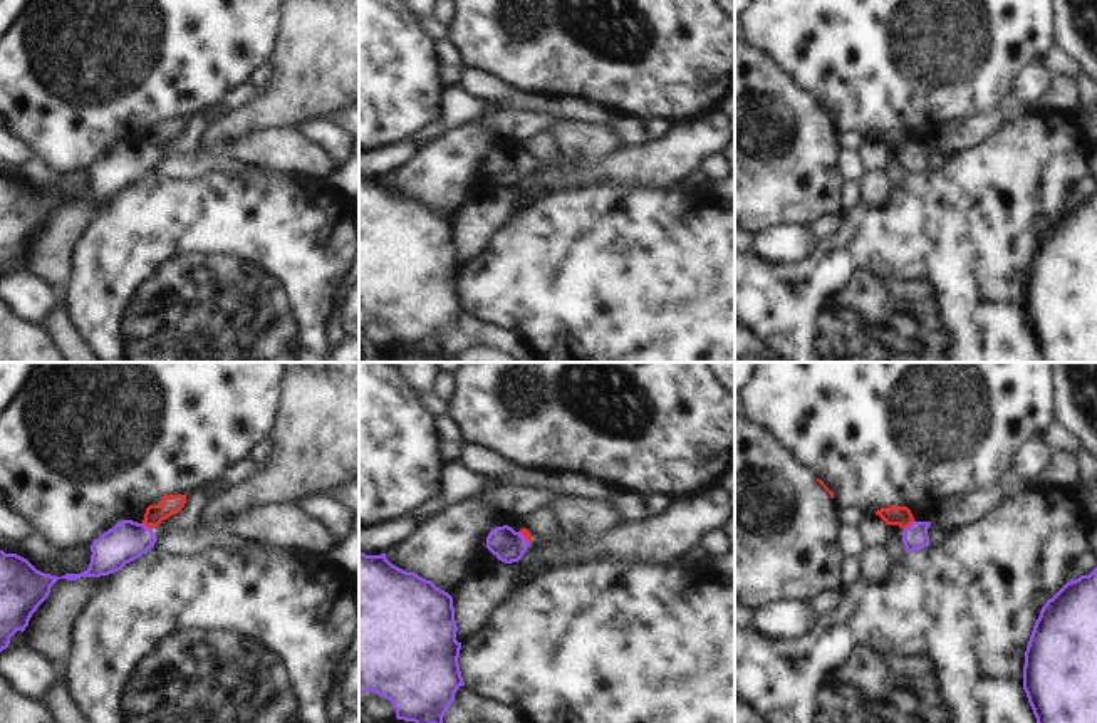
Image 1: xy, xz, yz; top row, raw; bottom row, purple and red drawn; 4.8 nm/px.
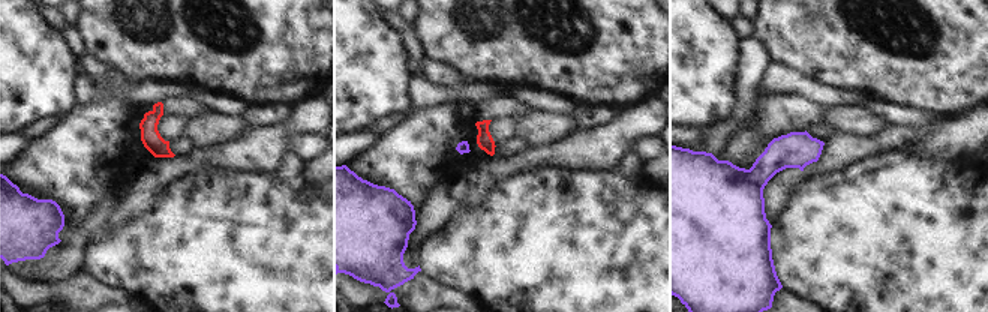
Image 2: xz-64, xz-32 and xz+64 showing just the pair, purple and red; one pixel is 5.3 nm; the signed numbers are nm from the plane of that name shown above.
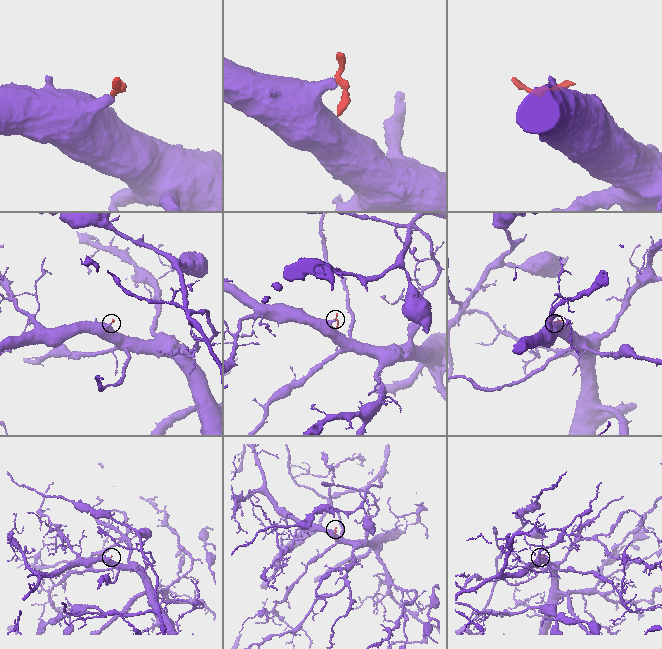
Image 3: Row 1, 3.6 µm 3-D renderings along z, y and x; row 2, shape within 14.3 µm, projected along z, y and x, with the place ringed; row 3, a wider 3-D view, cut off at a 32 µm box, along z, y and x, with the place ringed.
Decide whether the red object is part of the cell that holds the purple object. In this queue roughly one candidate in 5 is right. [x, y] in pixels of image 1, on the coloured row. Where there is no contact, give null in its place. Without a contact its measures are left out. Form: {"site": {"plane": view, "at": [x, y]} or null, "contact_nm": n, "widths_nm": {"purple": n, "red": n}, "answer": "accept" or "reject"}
{"site": {"plane": "xy", "at": [146, 527]}, "contact_nm": 60, "widths_nm": {"purple": 190, "red": 100}, "answer": "reject"}

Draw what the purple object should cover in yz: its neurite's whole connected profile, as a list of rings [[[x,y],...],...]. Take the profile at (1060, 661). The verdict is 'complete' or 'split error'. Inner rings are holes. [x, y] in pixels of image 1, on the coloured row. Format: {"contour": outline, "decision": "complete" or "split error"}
{"contour": [[[1097,567],[1042,607],[1025,651],[1023,689],[1037,723],[1097,723]]], "decision": "complete"}

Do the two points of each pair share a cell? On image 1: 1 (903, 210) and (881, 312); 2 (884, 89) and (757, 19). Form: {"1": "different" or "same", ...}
{"1": "same", "2": "same"}

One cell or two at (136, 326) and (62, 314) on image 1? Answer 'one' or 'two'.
two

